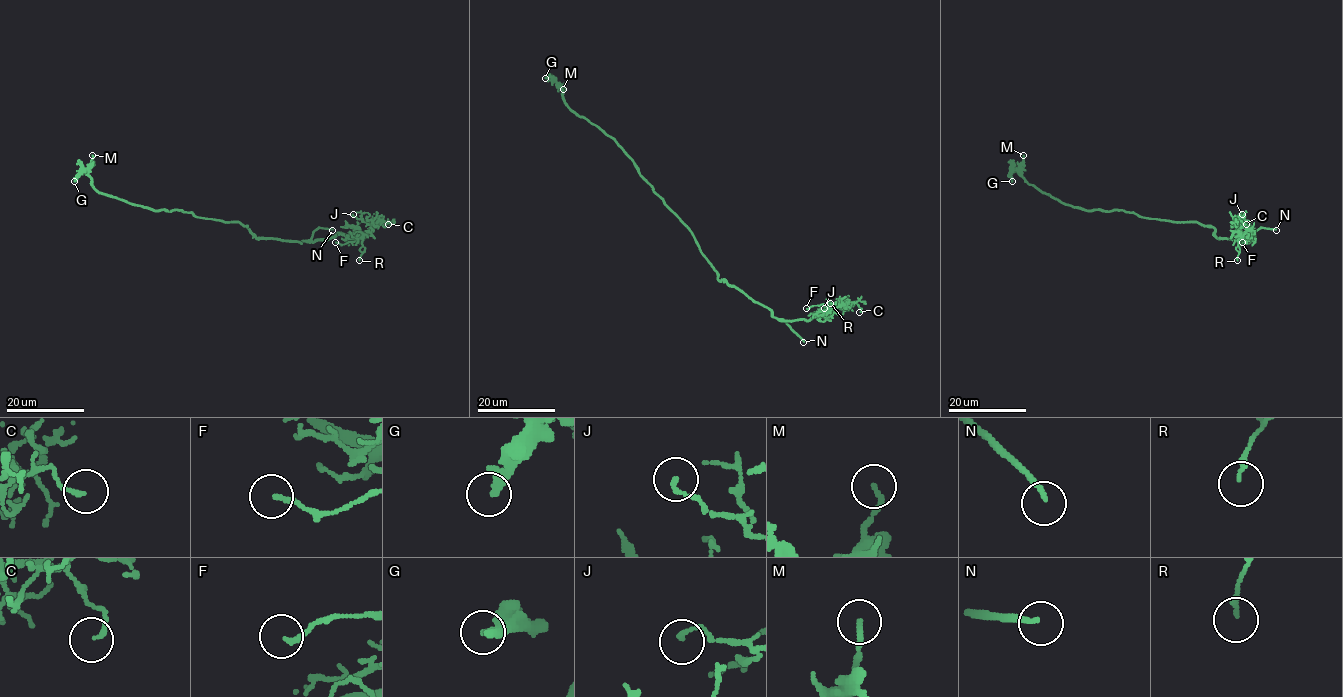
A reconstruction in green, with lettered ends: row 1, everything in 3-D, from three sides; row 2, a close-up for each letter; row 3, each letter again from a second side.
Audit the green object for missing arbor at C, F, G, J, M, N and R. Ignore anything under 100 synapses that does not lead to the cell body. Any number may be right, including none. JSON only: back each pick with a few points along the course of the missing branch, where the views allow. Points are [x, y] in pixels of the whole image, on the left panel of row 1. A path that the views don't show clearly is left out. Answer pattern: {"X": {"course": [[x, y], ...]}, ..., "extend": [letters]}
{"N": {"course": [[332, 230], [415, 227], [432, 230], [446, 222], [455, 226]]}, "extend": ["N"]}

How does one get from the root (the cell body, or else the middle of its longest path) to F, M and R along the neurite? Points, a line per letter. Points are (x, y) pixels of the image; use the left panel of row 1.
F: (222, 221), (239, 222), (257, 237), (300, 243), (329, 239), (340, 232), (356, 237), (344, 244), (335, 242)
M: (222, 221), (197, 217), (182, 210), (154, 210), (101, 194), (91, 184), (87, 173), (92, 155)
R: (222, 221), (239, 222), (257, 237), (300, 243), (329, 239), (340, 232), (357, 235), (362, 239), (359, 260)

